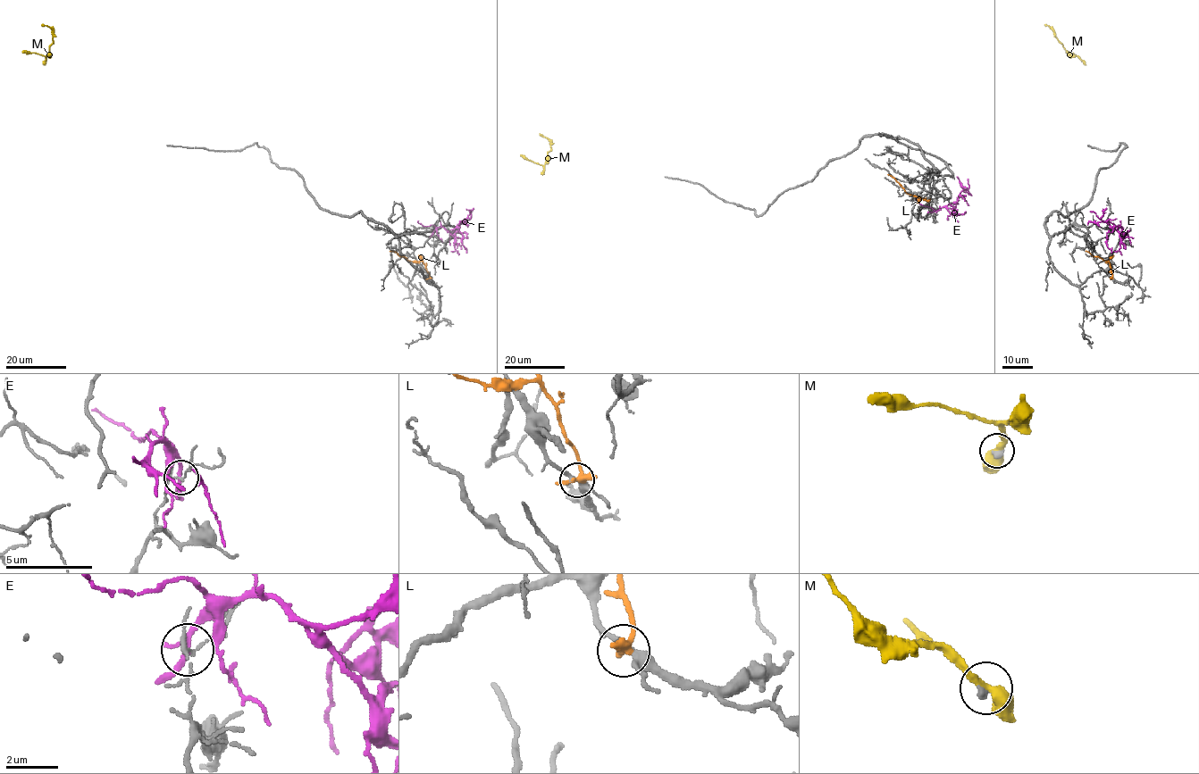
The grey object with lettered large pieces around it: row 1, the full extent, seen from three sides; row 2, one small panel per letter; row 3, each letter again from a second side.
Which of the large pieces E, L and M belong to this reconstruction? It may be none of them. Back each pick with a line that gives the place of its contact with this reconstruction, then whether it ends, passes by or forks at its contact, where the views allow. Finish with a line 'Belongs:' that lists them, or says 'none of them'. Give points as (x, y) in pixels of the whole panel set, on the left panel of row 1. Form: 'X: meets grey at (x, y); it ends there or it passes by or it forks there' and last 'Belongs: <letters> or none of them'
Belongs: none of them

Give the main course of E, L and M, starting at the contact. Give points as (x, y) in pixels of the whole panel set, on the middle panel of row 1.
E: (931, 212), (956, 203), (960, 193), (968, 187), (967, 178)
L: (926, 200), (908, 194), (887, 174)
M: (543, 171), (550, 142), (540, 133)

